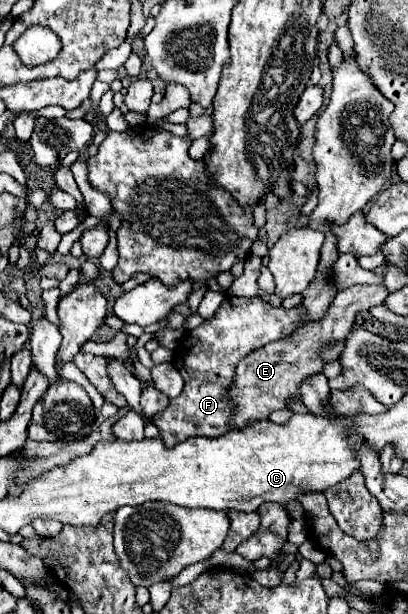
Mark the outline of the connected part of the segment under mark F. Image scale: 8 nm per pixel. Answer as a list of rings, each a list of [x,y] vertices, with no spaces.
[[[227,296],[213,318],[205,320],[205,324],[193,332],[187,332],[173,352],[173,366],[185,380],[183,392],[153,420],[161,430],[163,442],[173,446],[189,436],[217,438],[223,436],[223,432],[229,432],[233,402],[227,390],[235,380],[237,364],[255,348],[263,348],[265,344],[287,336],[287,332],[291,332],[291,324],[295,324],[299,316],[303,316],[303,308],[299,306],[285,310],[283,306],[271,306],[261,298]]]

